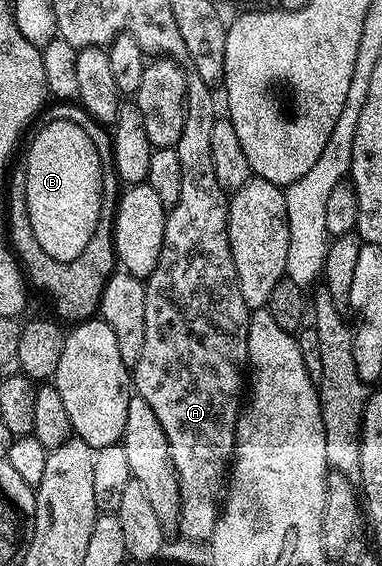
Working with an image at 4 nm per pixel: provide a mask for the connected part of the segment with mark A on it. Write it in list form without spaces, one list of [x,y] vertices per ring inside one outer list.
[[[192,68],[186,69],[184,76],[185,119],[175,147],[179,152],[183,184],[179,204],[168,207],[165,215],[163,248],[157,267],[145,282],[147,329],[139,364],[131,368],[131,386],[136,397],[147,400],[151,412],[155,412],[155,420],[159,420],[163,428],[163,436],[167,436],[181,489],[179,530],[191,541],[205,544],[213,537],[237,440],[237,415],[243,409],[243,391],[247,386],[247,328],[251,311],[243,300],[243,292],[239,292],[235,260],[231,256],[230,195],[215,177],[215,163],[211,160],[211,128],[215,128],[219,117],[214,91],[199,80],[199,72]]]

